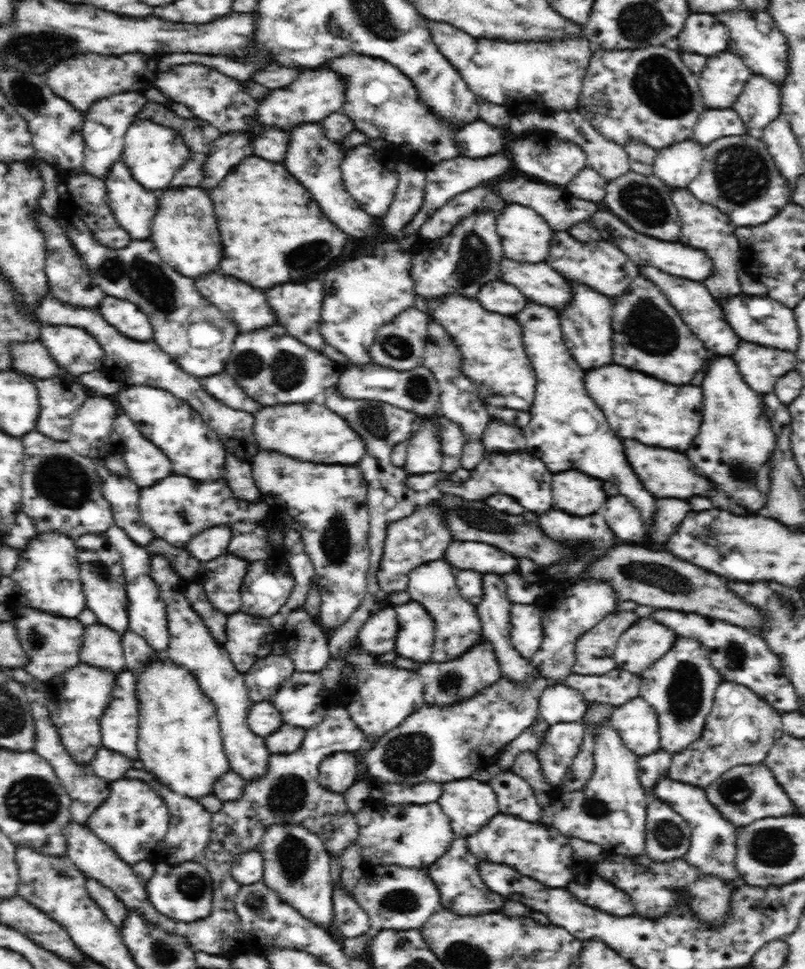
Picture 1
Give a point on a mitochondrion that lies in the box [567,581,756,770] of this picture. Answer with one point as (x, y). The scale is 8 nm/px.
(685, 695)

